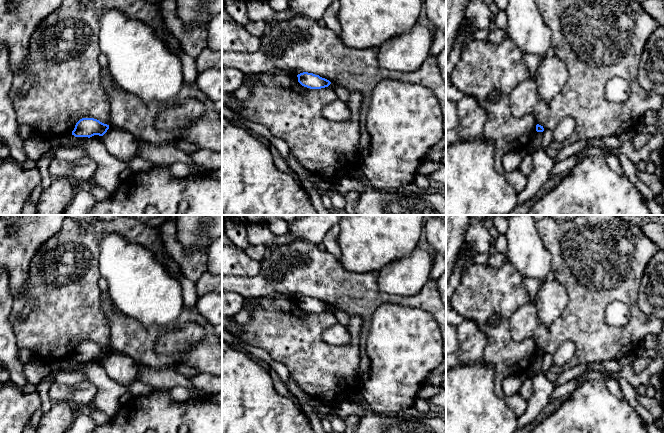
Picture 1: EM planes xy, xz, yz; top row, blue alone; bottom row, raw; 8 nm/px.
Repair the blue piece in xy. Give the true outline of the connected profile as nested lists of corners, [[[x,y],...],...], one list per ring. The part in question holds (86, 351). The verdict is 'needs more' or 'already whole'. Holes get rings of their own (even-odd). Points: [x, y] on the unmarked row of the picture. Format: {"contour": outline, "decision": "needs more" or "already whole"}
{"contour": [[[82,342],[76,347],[75,352],[72,355],[72,359],[75,361],[88,362],[94,359],[103,360],[108,353],[109,349],[102,347],[97,343]]], "decision": "already whole"}

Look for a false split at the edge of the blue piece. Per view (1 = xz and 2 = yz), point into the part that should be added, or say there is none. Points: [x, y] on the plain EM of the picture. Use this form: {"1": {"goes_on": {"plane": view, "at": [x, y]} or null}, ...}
{"1": {"goes_on": null}, "2": {"goes_on": null}}

